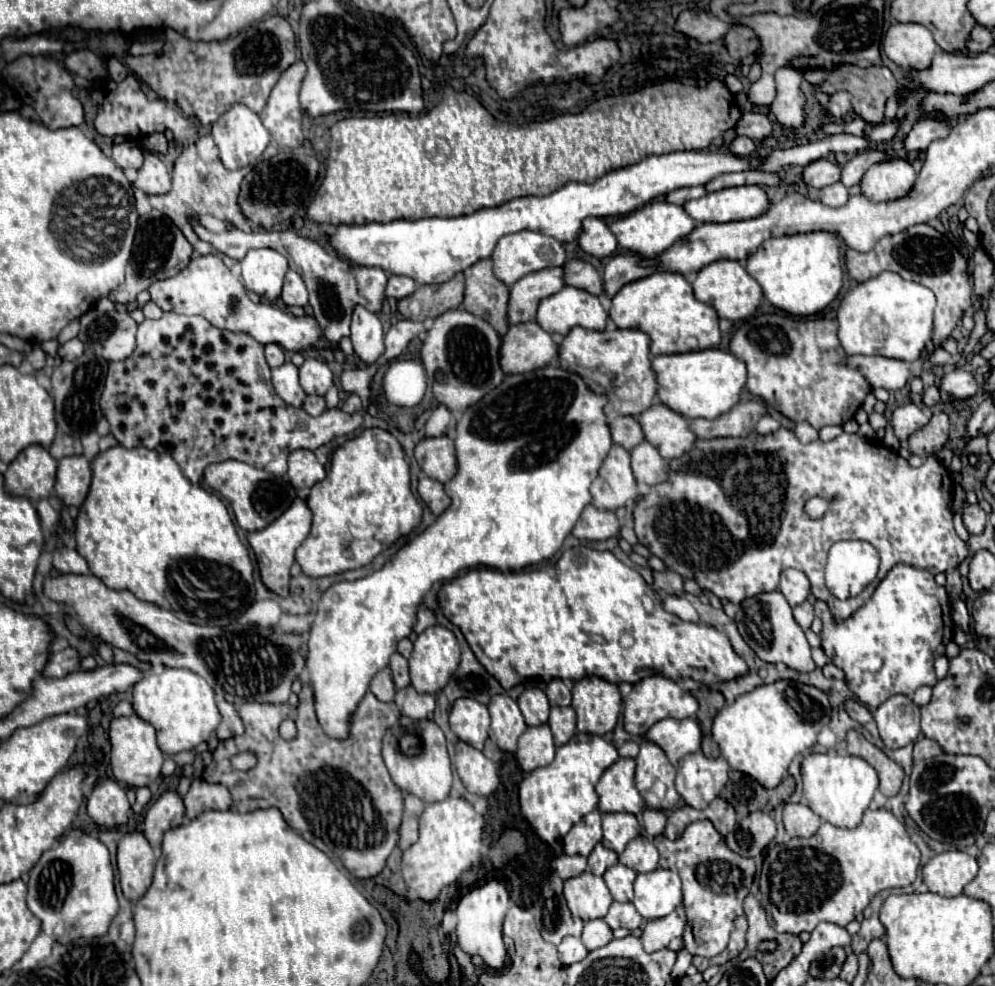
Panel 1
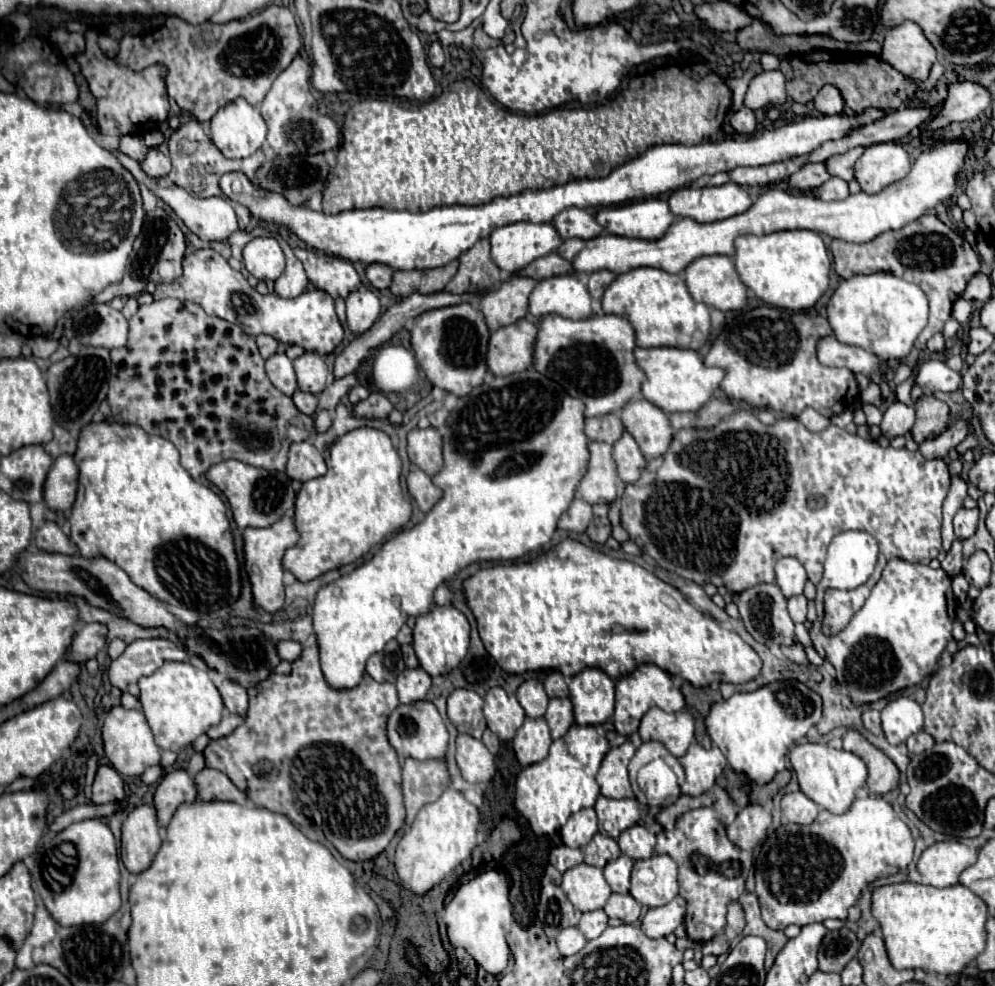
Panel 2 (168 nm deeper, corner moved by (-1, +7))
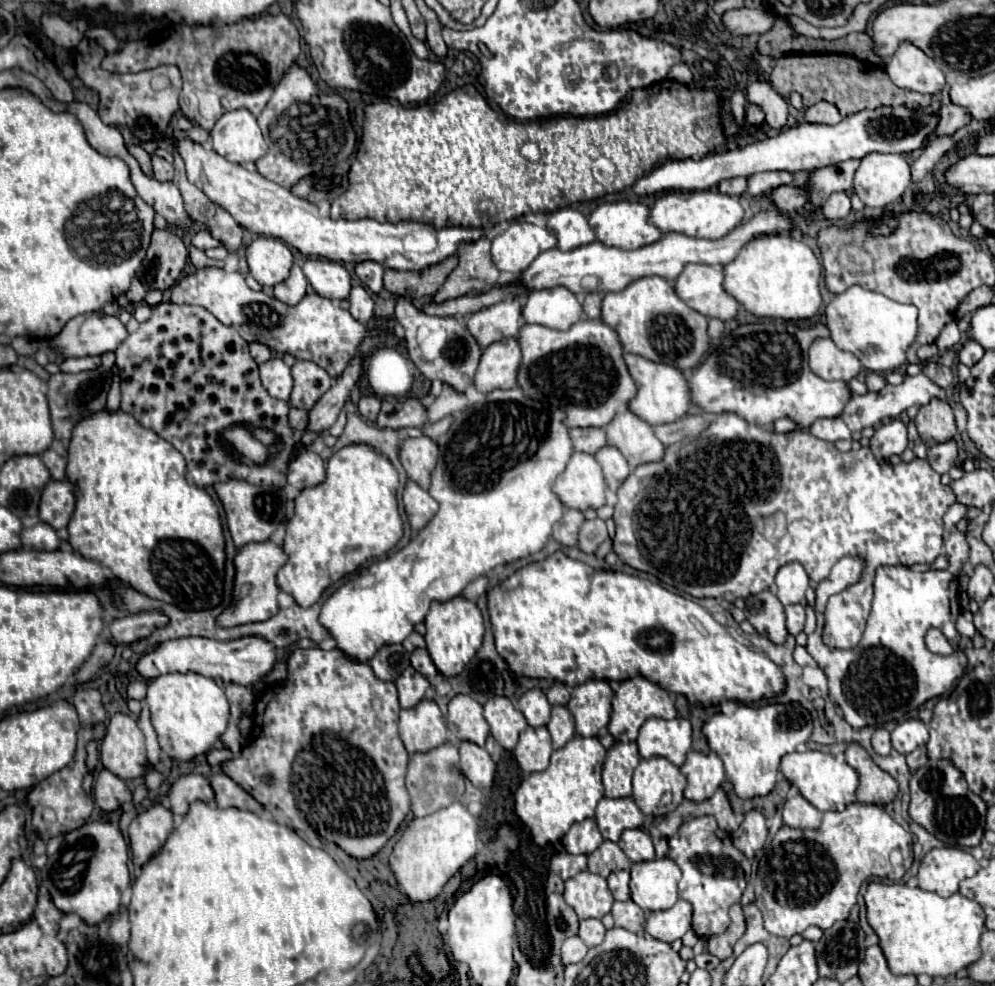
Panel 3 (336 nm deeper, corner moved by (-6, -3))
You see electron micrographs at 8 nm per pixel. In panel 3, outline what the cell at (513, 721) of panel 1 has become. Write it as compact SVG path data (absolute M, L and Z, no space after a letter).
M494 696L484 704L484 718L490 724L490 734L506 750L518 744L518 736L528 728L526 718L506 696Z

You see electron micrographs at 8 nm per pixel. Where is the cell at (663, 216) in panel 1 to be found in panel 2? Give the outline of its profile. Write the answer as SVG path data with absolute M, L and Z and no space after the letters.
M647 198L633 204L601 208L595 218L609 234L641 240L663 238L669 226L675 222L669 204L661 198Z

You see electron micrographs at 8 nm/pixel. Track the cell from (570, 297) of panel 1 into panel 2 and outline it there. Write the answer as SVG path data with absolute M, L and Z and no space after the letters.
M573 274L561 278L541 280L529 296L529 312L541 320L547 314L559 314L565 318L591 318L591 294L587 286Z

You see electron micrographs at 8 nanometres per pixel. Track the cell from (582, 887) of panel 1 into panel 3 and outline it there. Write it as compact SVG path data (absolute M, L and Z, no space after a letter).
M580 872L566 880L564 900L580 918L602 918L614 902L606 878L592 872Z

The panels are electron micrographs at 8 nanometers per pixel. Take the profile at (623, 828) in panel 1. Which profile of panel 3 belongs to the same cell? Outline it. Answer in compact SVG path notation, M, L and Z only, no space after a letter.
M602 798L598 802L598 808L596 808L596 824L602 832L602 836L606 840L612 840L612 842L618 842L620 834L628 828L640 828L644 822L644 814L640 812L640 808L634 804L632 798Z

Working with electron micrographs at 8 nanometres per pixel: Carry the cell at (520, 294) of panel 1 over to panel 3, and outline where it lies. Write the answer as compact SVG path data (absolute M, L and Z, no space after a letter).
M502 300L502 304L494 304L490 308L472 312L466 320L466 328L478 340L478 346L484 350L492 342L498 342L506 336L516 336L520 322L520 300Z

